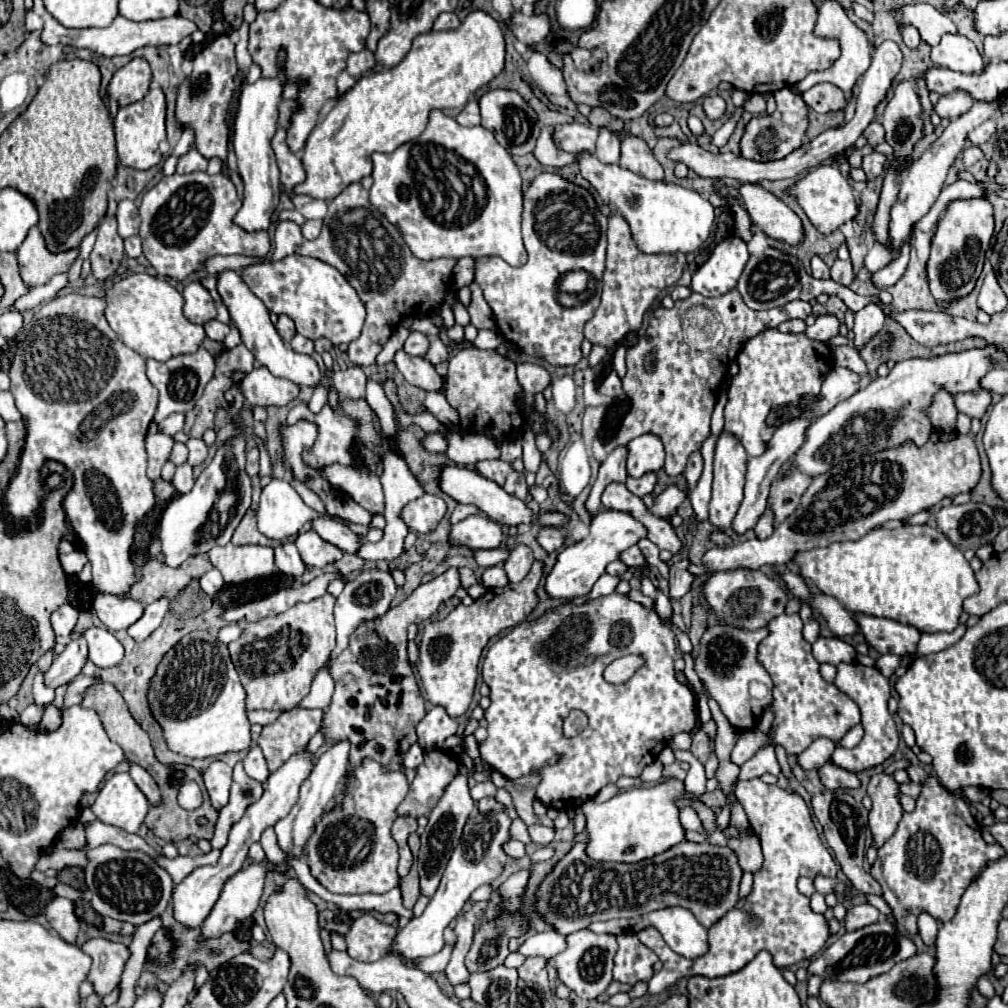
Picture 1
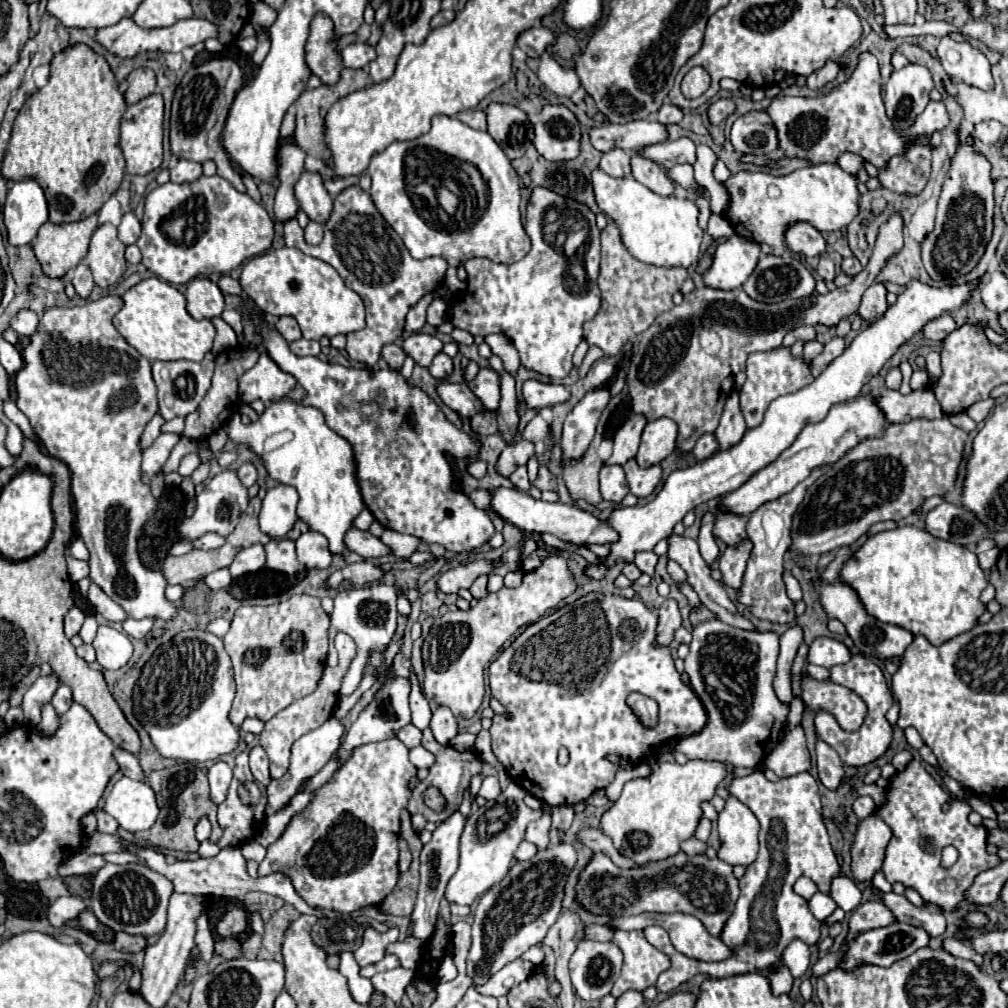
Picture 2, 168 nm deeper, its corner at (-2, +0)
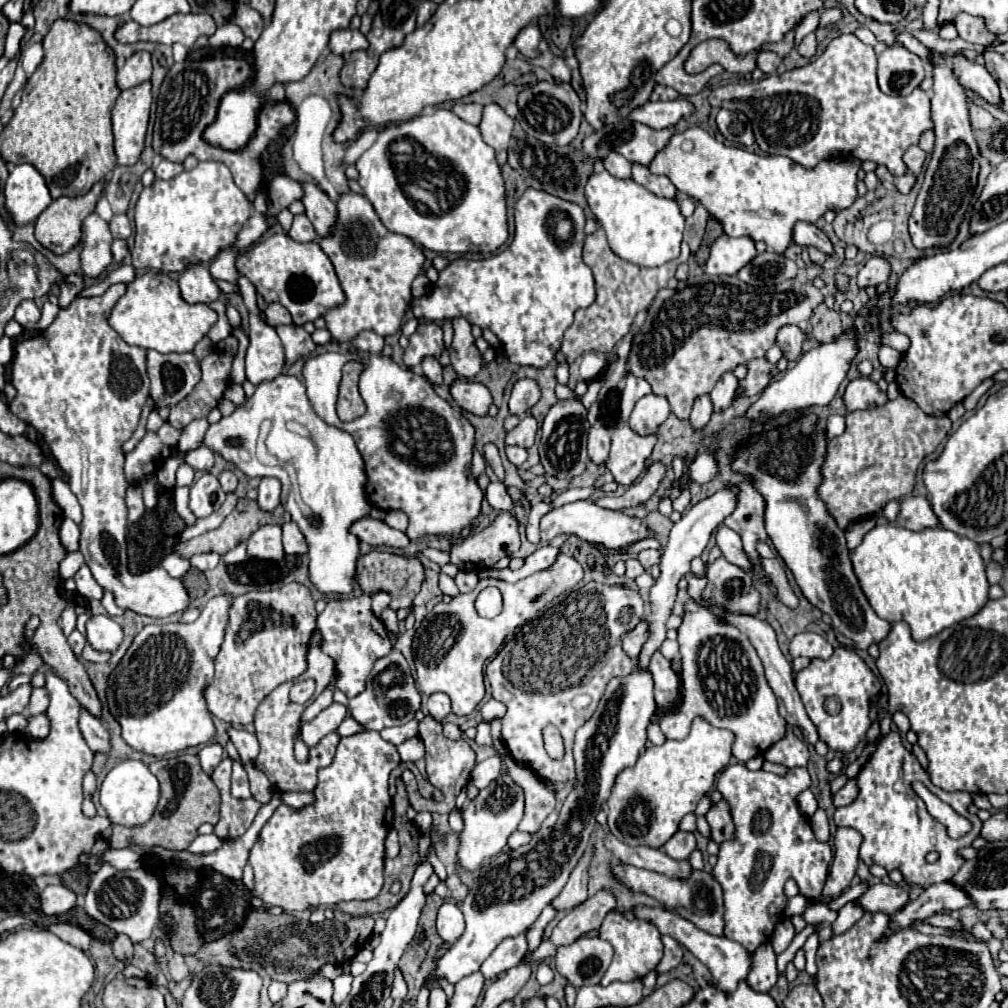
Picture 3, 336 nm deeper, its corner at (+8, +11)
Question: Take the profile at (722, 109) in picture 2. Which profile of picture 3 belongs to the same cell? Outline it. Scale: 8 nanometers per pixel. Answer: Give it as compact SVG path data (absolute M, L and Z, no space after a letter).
M852 33L834 37L826 45L822 55L818 55L804 67L784 71L782 75L766 75L760 81L718 87L710 93L708 101L712 107L724 107L748 115L754 139L764 153L786 155L806 169L816 167L824 159L854 157L860 161L870 159L878 165L884 165L892 175L898 177L908 171L906 163L902 161L906 149L918 145L920 135L934 127L930 117L930 95L924 93L920 87L904 97L882 93L876 81L876 53L870 45L862 43Z

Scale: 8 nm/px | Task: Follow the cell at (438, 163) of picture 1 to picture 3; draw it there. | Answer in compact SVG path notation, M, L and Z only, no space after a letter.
M436 109L434 113L426 113L426 115L418 115L410 121L404 121L404 123L396 123L396 125L390 125L386 127L376 143L366 149L362 153L362 157L358 159L356 163L356 169L360 173L358 177L358 183L362 187L362 193L364 197L372 203L374 211L378 213L378 217L382 219L384 227L392 233L400 233L400 235L406 235L408 239L412 239L416 245L424 247L424 249L430 249L434 253L492 253L496 251L500 245L506 243L508 239L508 223L506 223L506 197L504 197L504 179L502 179L502 171L496 163L496 155L494 155L494 149L484 143L482 135L480 135L480 129L476 125L470 125L466 121L462 121L458 115L454 115L452 111L448 109Z

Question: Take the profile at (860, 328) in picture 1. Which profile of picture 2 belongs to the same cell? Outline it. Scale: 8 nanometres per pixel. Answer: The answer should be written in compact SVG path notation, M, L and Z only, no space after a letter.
M872 284L862 296L862 306L858 310L858 316L866 322L874 322L876 318L880 318L880 314L884 314L884 310L888 310L886 288L884 284Z

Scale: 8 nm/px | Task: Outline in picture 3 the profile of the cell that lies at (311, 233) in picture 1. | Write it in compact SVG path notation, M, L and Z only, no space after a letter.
M296 215L294 217L294 223L292 223L288 235L298 243L310 243L310 241L318 239L318 235L316 235L316 231L314 231L314 227L312 227L312 223L306 215Z

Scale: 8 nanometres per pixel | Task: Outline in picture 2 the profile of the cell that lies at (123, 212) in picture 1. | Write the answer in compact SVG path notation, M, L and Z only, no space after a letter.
M130 210L122 216L122 222L118 226L118 238L128 246L128 244L134 244L138 240L138 236L141 234L141 223L138 222L136 214Z

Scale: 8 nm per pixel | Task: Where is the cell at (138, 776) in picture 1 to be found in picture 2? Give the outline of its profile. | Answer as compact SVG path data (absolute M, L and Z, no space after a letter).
M116 750L116 752L114 752L114 758L116 758L120 770L124 772L124 776L128 776L128 778L132 778L132 780L146 782L146 774L140 770L140 760L138 760L134 754L130 754L130 752L126 752L126 750Z

